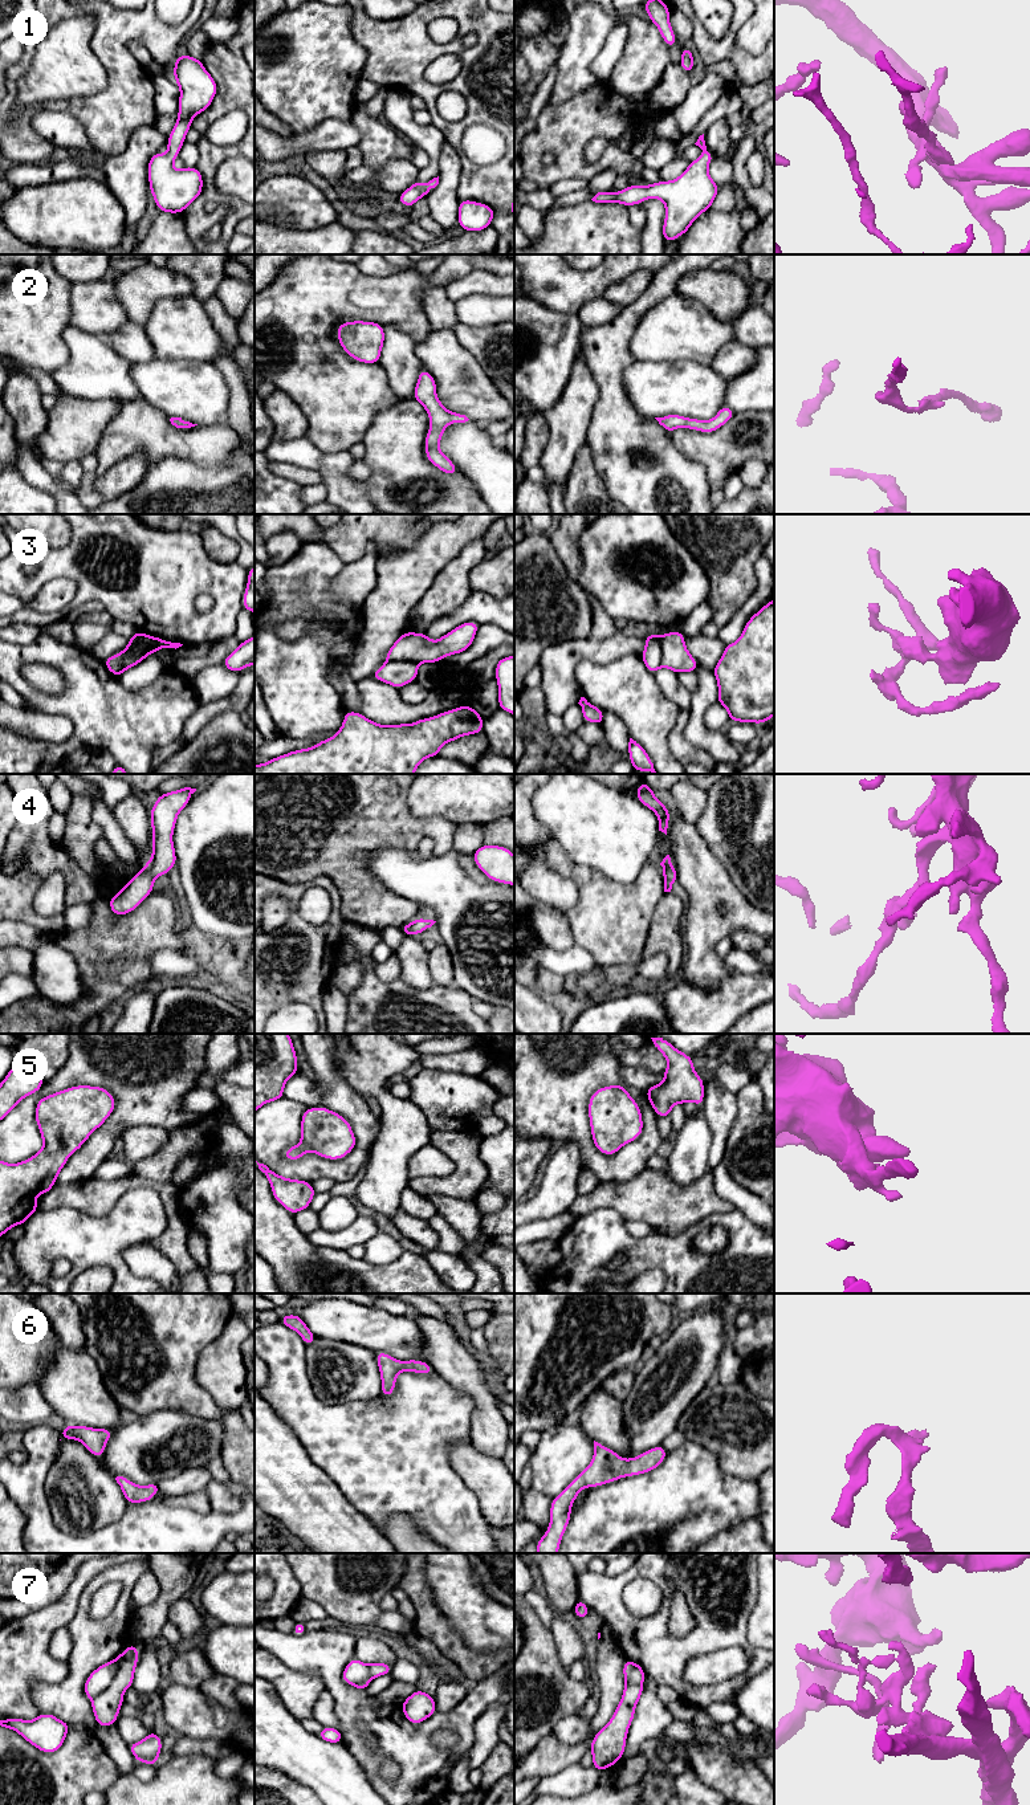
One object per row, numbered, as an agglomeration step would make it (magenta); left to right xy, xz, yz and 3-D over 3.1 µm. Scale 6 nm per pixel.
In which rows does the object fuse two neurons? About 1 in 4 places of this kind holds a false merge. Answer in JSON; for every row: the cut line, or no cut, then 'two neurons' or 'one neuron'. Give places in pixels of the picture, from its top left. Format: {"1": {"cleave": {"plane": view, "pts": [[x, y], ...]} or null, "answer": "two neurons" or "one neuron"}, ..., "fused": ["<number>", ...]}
{"1": {"cleave": null, "answer": "one neuron"}, "2": {"cleave": null, "answer": "one neuron"}, "3": {"cleave": {"plane": "xz", "pts": [[387, 660], [412, 660], [418, 663]]}, "answer": "two neurons"}, "4": {"cleave": null, "answer": "one neuron"}, "5": {"cleave": null, "answer": "one neuron"}, "6": {"cleave": null, "answer": "one neuron"}, "7": {"cleave": {"plane": "xy", "pts": [[114, 1659], [117, 1663], [115, 1677], [90, 1698]]}, "answer": "two neurons"}, "fused": ["3", "7"]}

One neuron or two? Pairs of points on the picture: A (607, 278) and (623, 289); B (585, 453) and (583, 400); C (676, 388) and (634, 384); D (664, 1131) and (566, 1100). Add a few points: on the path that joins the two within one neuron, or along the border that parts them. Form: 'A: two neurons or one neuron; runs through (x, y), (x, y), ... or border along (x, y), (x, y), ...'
A: two neurons; border along (643, 268), (611, 284), (602, 297)
B: two neurons; border along (585, 440), (570, 469)
C: one neuron; runs through (666, 387), (644, 384)
D: two neurons; border along (656, 1117), (662, 1140)

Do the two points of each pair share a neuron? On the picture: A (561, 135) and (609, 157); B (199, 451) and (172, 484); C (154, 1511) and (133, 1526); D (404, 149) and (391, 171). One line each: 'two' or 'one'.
A: one
B: two
C: one
D: two

